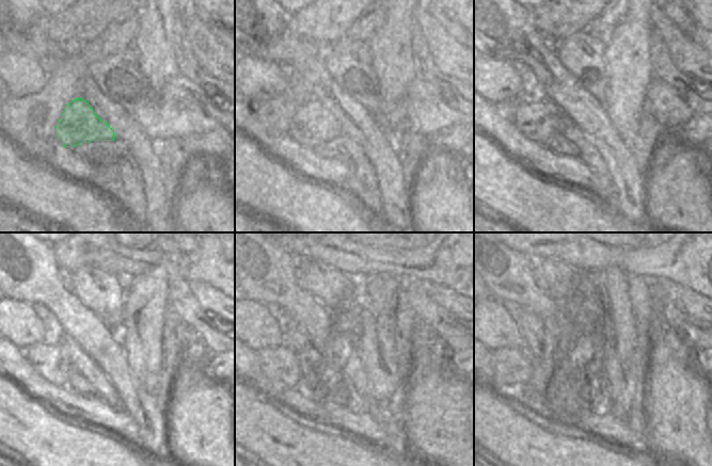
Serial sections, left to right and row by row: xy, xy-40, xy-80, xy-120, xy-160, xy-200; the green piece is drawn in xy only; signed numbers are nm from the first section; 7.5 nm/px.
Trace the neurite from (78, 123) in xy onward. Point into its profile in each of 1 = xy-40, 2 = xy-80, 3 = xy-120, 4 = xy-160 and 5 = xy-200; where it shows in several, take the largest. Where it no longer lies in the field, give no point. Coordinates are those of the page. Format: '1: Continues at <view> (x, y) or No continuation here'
1: Continues at xy-40 (313, 124)
2: Continues at xy-80 (538, 119)
3: Continues at xy-120 (45, 357)
4: Continues at xy-160 (280, 365)
5: Continues at xy-200 (510, 366)

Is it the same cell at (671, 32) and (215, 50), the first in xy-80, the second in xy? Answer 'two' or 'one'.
one

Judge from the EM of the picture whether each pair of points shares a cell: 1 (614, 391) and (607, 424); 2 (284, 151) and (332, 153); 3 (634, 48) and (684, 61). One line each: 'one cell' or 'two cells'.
1: two cells
2: two cells
3: two cells

